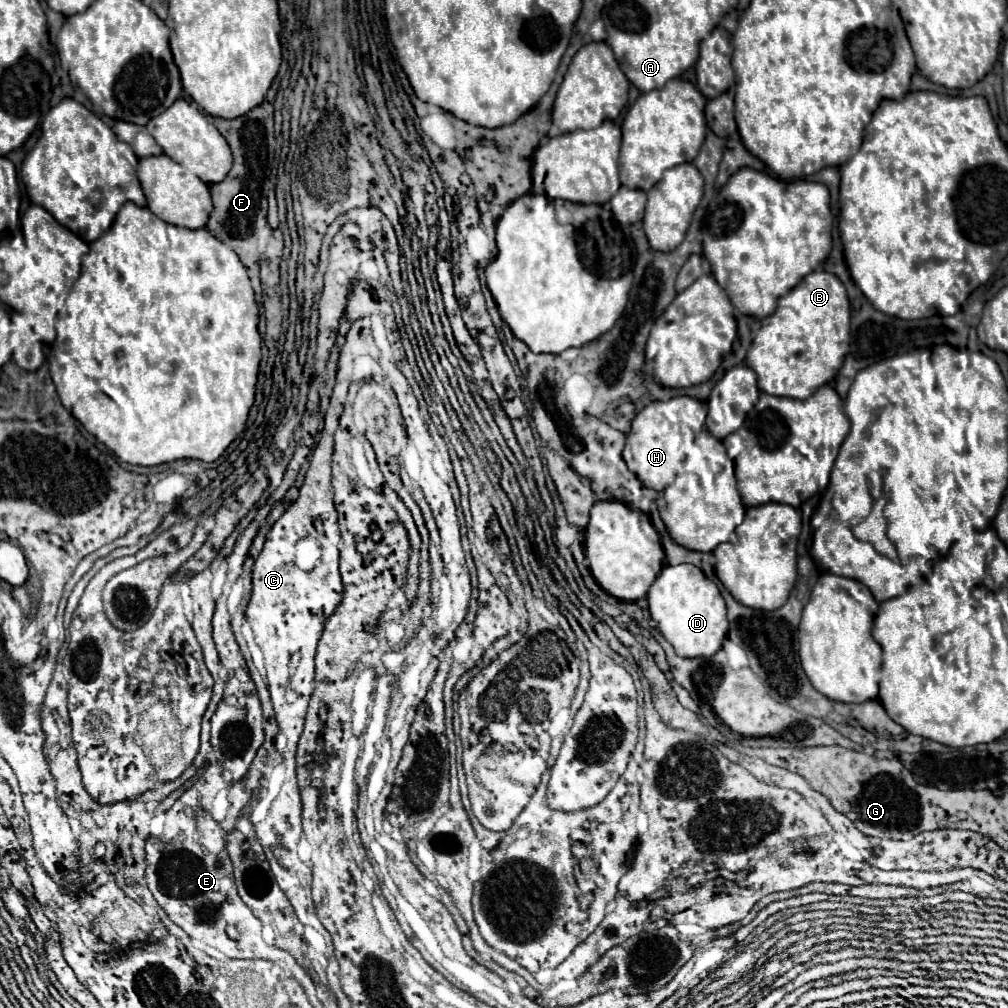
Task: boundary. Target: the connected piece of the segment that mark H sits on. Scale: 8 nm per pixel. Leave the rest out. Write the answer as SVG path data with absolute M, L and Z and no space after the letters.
M676 396L666 402L650 402L644 410L636 414L632 420L632 430L626 436L623 459L630 472L638 476L638 480L652 490L664 490L674 482L678 466L692 452L687 452L688 442L693 442L696 434L702 430L706 418L704 402L690 396Z

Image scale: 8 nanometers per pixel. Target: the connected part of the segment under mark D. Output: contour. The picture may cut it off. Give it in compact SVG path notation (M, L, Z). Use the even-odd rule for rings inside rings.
M692 564L664 566L654 580L650 592L646 595L648 610L656 629L674 646L676 654L682 654L684 658L706 658L720 650L722 640L728 632L728 618L724 598L714 596L720 596L718 586Z

